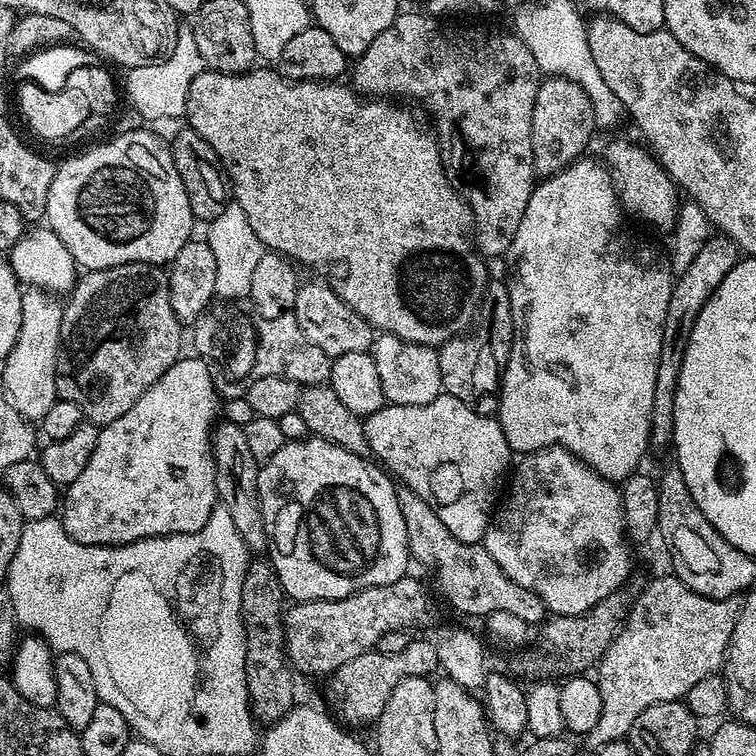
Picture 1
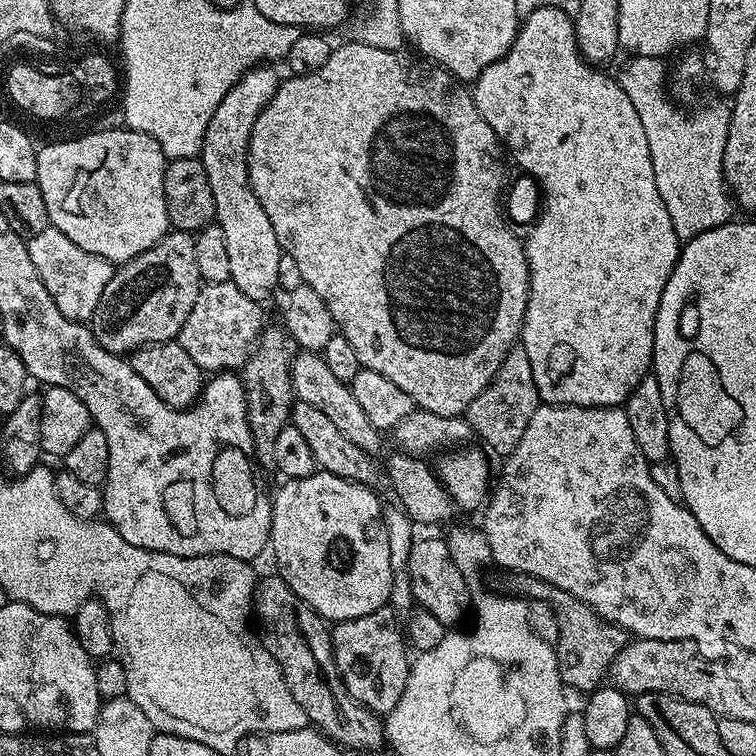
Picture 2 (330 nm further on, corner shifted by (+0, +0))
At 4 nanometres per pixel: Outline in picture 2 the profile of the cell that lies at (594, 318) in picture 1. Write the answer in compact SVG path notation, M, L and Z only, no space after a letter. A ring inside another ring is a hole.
M560 6L540 8L523 17L522 23L519 25L514 42L510 46L510 50L498 62L494 62L490 66L486 66L486 70L482 70L482 74L474 81L474 87L471 89L472 101L478 106L478 110L482 114L485 122L494 130L494 134L500 139L501 145L505 149L512 151L512 156L540 183L540 188L544 191L542 195L542 211L537 215L534 223L531 225L528 240L524 244L524 253L528 256L528 305L526 306L526 314L524 315L524 326L520 330L520 340L522 346L526 350L526 358L530 358L532 363L532 373L534 374L534 386L538 390L541 401L545 404L563 404L564 406L578 406L579 408L618 408L623 405L624 401L634 390L634 386L638 386L638 382L643 376L649 375L652 366L652 355L654 354L654 322L658 314L658 306L662 302L662 290L666 290L666 282L670 278L670 274L674 270L677 258L680 257L682 241L674 234L674 222L670 222L670 214L666 214L666 202L662 202L662 194L658 194L658 185L654 182L654 166L650 162L650 145L646 142L646 130L642 130L642 118L638 118L638 110L634 110L634 105L631 104L630 98L626 98L626 90L622 90L622 86L615 79L612 80L599 67L593 66L581 56L578 46L576 45L576 35L574 34L574 20L571 15L568 16L563 12Z

